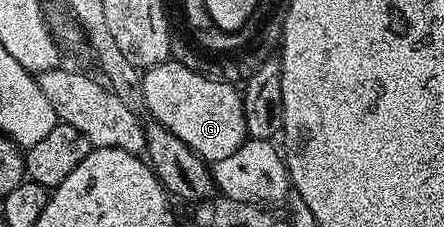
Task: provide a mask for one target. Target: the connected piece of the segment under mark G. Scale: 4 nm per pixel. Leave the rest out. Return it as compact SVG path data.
M174 60L150 67L143 74L143 99L147 105L146 113L154 121L169 128L169 132L173 132L177 140L183 140L197 157L214 164L237 152L249 138L243 96L222 77L206 78L195 69L194 65L186 66Z

